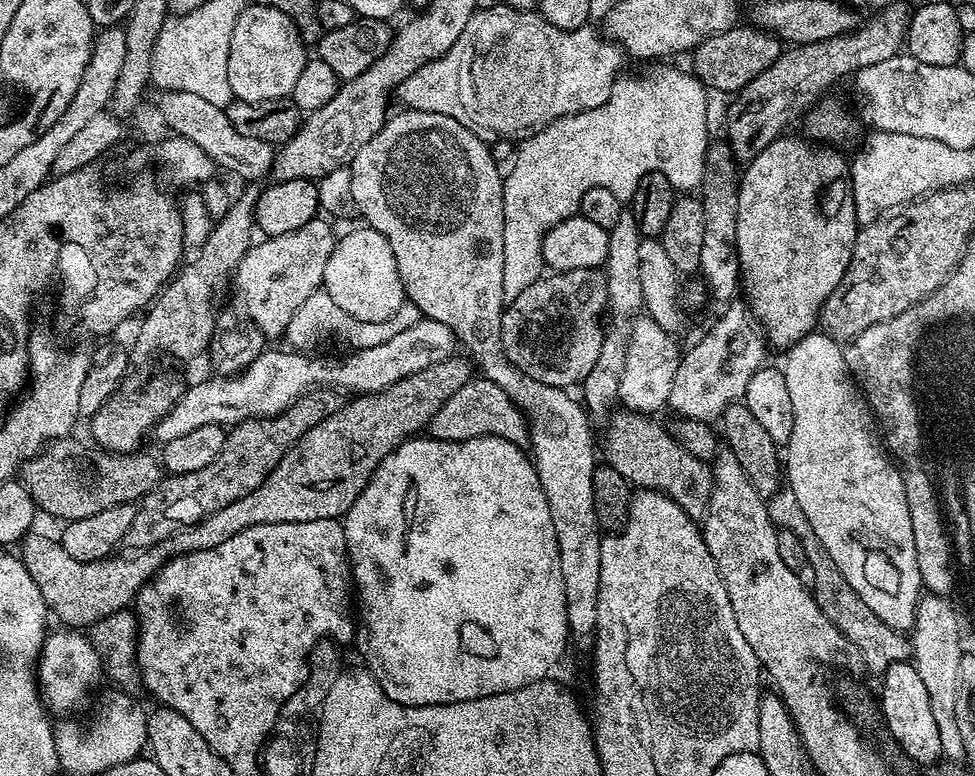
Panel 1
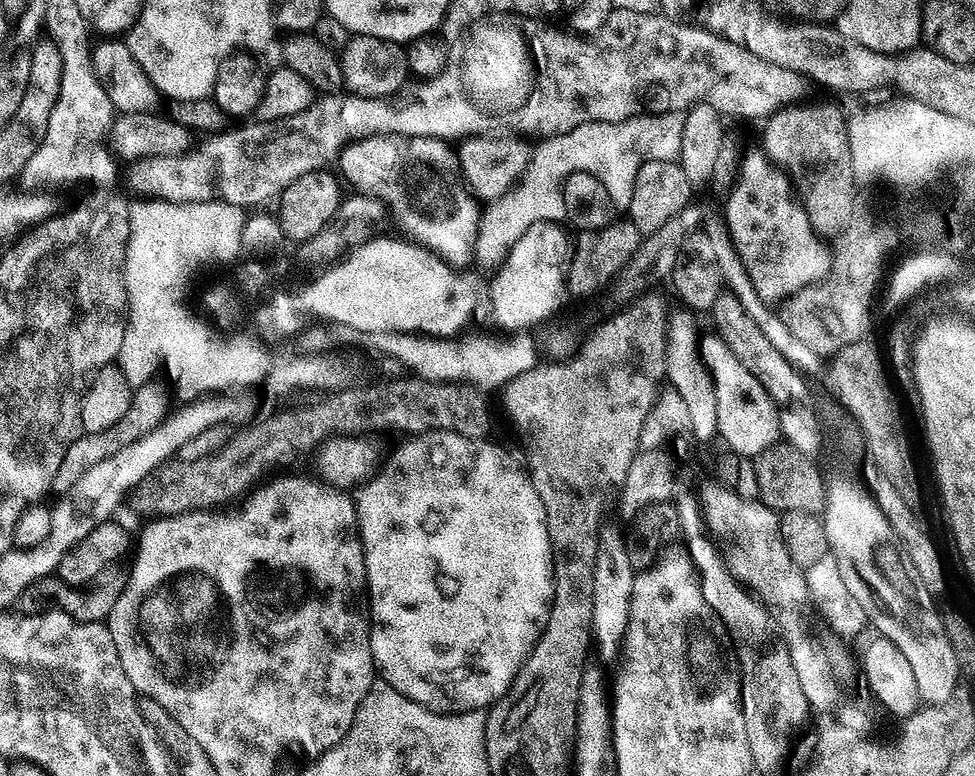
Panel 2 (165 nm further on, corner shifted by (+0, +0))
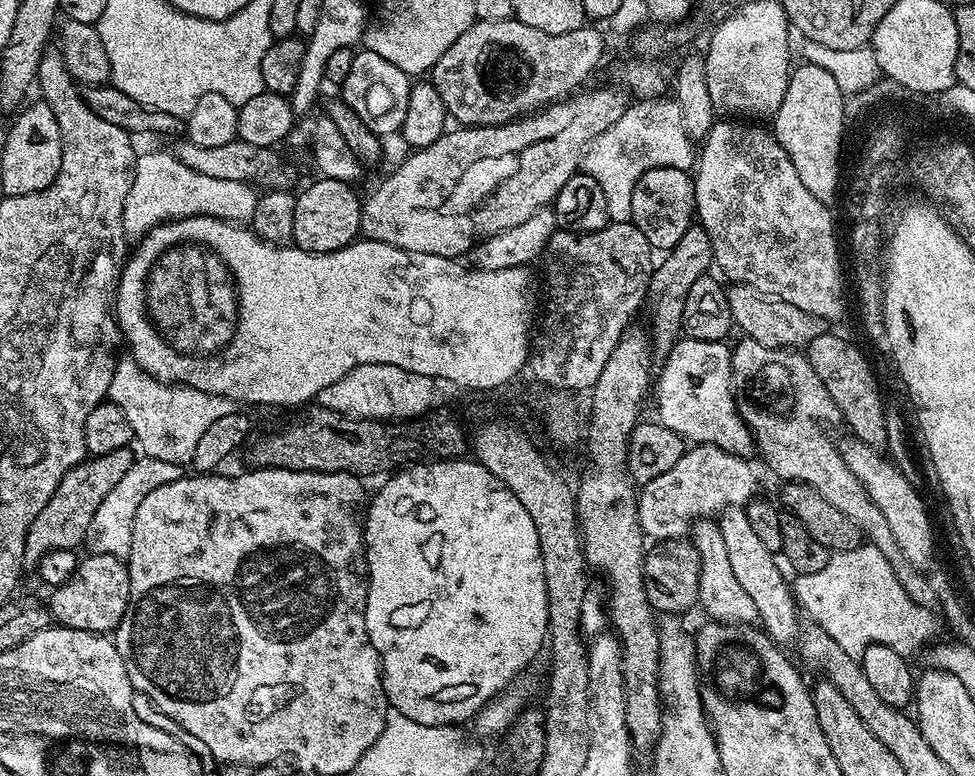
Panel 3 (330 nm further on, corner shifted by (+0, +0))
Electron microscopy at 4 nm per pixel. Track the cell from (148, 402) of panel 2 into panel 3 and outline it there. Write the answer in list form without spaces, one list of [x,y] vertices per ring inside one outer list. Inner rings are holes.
[[[126,447],[110,454],[86,458],[65,474],[62,482],[58,484],[58,490],[54,490],[50,502],[42,506],[41,512],[30,525],[26,536],[25,569],[35,569],[41,558],[54,550],[76,550],[83,545],[86,530],[90,527],[90,521],[94,519],[94,513],[98,511],[102,498],[106,498],[106,494],[110,494],[114,485],[126,475],[126,470],[130,470],[134,459],[132,451],[131,447]]]

